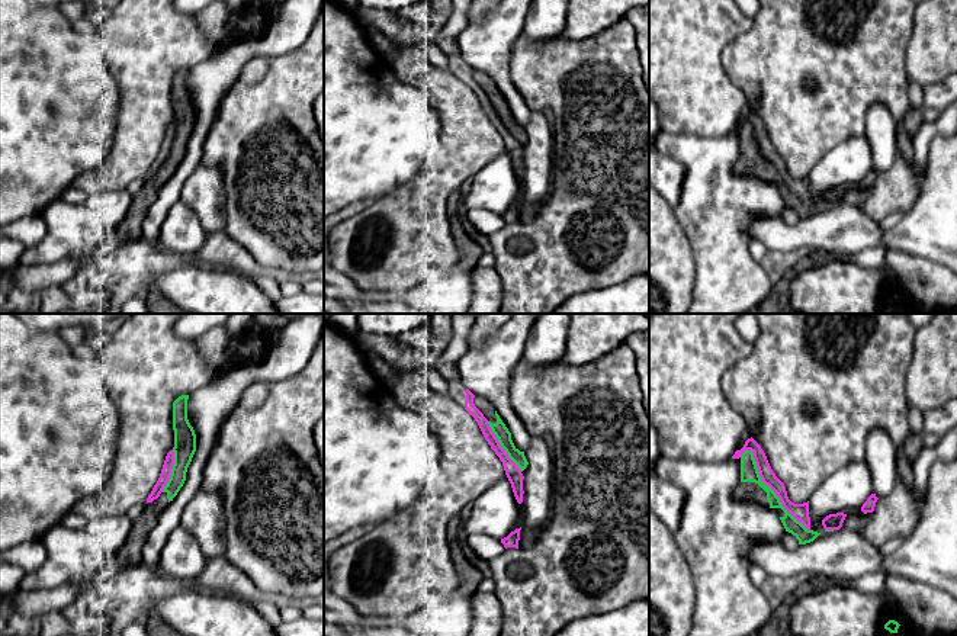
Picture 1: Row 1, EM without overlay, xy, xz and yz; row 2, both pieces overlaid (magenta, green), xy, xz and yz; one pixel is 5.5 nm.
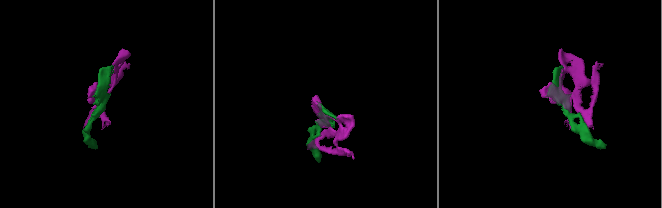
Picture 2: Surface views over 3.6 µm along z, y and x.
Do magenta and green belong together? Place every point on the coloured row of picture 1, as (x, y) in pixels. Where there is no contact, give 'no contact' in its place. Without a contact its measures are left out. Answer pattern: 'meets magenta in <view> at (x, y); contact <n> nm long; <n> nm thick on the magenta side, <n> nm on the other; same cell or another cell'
meets magenta in yz at (771, 488); contact 600 nm long; 100 nm thick on the magenta side, 100 nm on the other; another cell

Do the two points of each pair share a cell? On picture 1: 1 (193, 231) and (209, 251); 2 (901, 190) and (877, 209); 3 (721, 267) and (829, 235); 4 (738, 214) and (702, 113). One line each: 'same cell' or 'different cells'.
1: different cells
2: same cell
3: different cells
4: different cells

